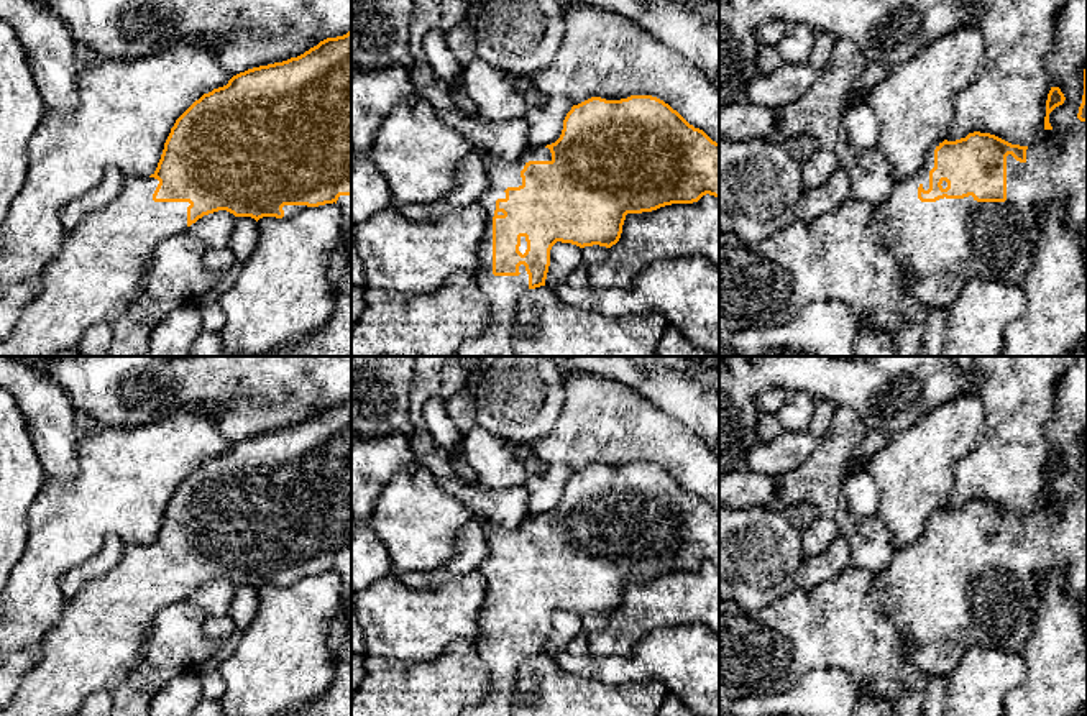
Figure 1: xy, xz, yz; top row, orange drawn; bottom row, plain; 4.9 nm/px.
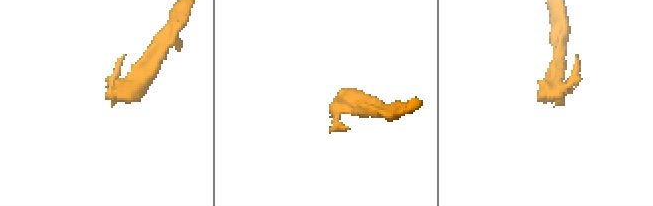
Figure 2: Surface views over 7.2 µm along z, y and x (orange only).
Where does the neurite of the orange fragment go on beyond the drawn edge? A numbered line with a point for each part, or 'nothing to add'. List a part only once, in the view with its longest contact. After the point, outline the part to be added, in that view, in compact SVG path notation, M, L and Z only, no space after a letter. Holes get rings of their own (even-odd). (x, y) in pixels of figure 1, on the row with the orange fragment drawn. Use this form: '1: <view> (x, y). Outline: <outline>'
1: xz (503, 293). Outline: M527 148L516 161L484 156L489 186L481 195L479 204L488 213L488 222L478 248L479 271L473 276L489 301L489 324L478 338L468 340L456 351L456 356L517 356L512 347L512 327L516 305L529 291L529 274L524 264L519 266L519 276L493 274L493 217L496 200L506 199L504 190L522 186L521 171L529 161L552 161L552 153L548 148Z

